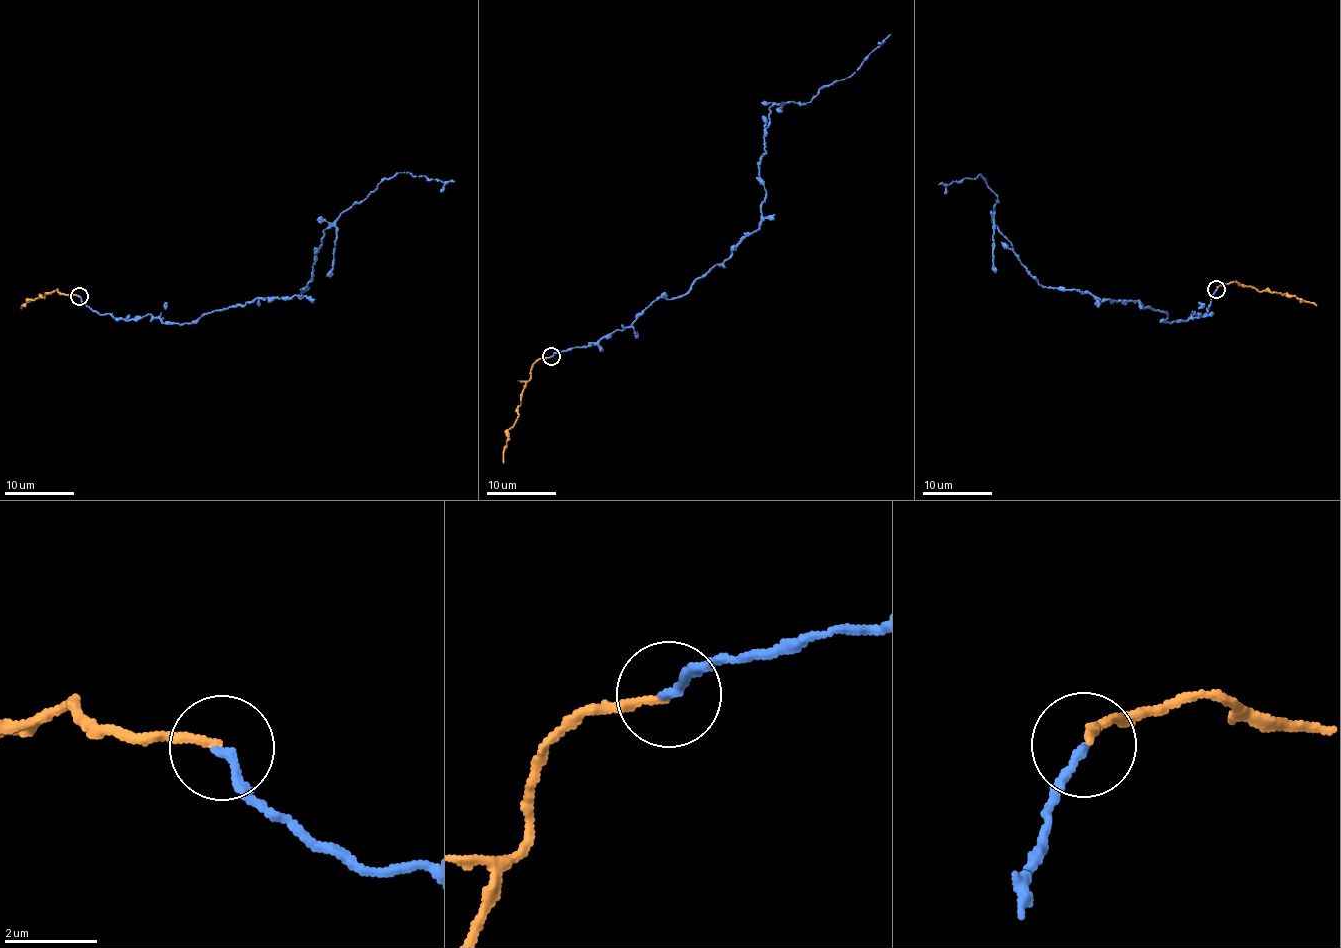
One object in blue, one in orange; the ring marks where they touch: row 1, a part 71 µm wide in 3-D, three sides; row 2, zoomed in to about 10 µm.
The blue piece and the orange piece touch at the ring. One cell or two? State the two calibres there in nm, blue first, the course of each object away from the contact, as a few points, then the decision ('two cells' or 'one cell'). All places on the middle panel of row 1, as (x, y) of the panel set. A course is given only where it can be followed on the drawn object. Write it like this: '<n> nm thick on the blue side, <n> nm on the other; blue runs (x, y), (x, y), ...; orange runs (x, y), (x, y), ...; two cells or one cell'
190 nm thick on the blue side, 170 nm on the other; blue runs (551, 357), (623, 330), (721, 266), (758, 228), (770, 109), (807, 104), (891, 33); orange runs (551, 357), (539, 360), (529, 375), (517, 420), (508, 431), (502, 463); one cell

